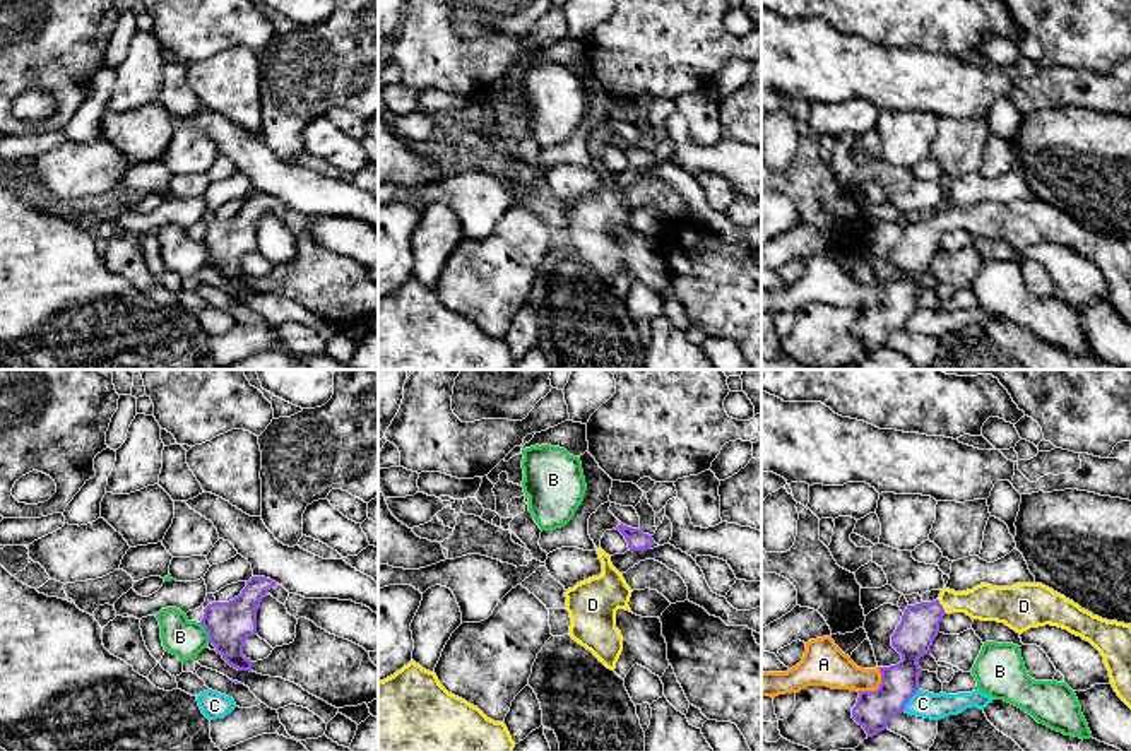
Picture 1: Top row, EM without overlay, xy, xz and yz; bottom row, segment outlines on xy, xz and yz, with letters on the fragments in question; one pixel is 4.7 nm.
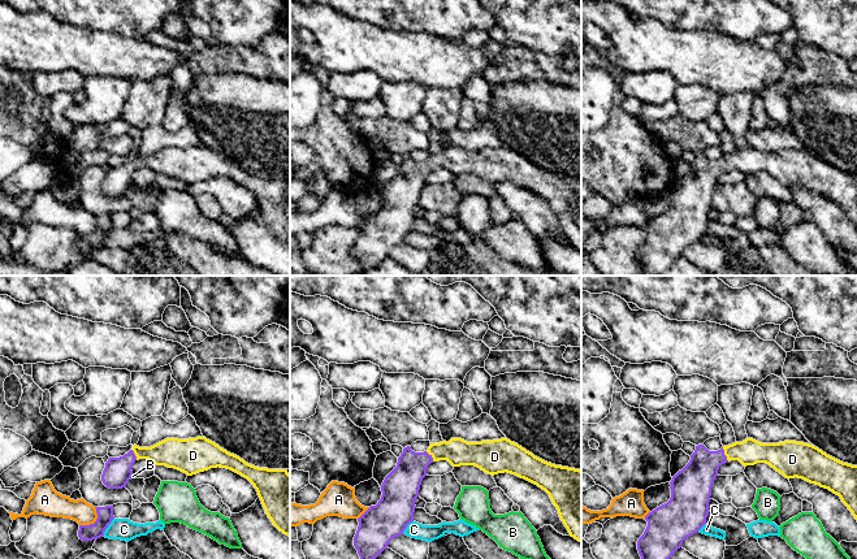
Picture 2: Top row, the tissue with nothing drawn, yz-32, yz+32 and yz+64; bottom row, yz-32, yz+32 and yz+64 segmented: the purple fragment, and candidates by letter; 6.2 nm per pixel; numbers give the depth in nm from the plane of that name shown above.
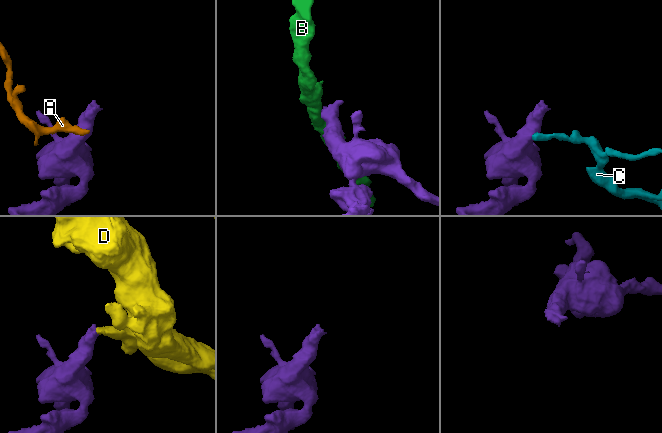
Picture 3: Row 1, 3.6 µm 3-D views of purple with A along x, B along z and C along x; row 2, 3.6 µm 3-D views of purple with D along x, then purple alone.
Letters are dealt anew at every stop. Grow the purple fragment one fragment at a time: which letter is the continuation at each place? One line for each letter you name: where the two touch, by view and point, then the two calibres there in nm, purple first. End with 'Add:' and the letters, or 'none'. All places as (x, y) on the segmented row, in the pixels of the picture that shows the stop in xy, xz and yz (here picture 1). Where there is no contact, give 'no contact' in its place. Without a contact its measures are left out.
D: contact yz (941, 606); calibres 190 and 170 nm
Add: D

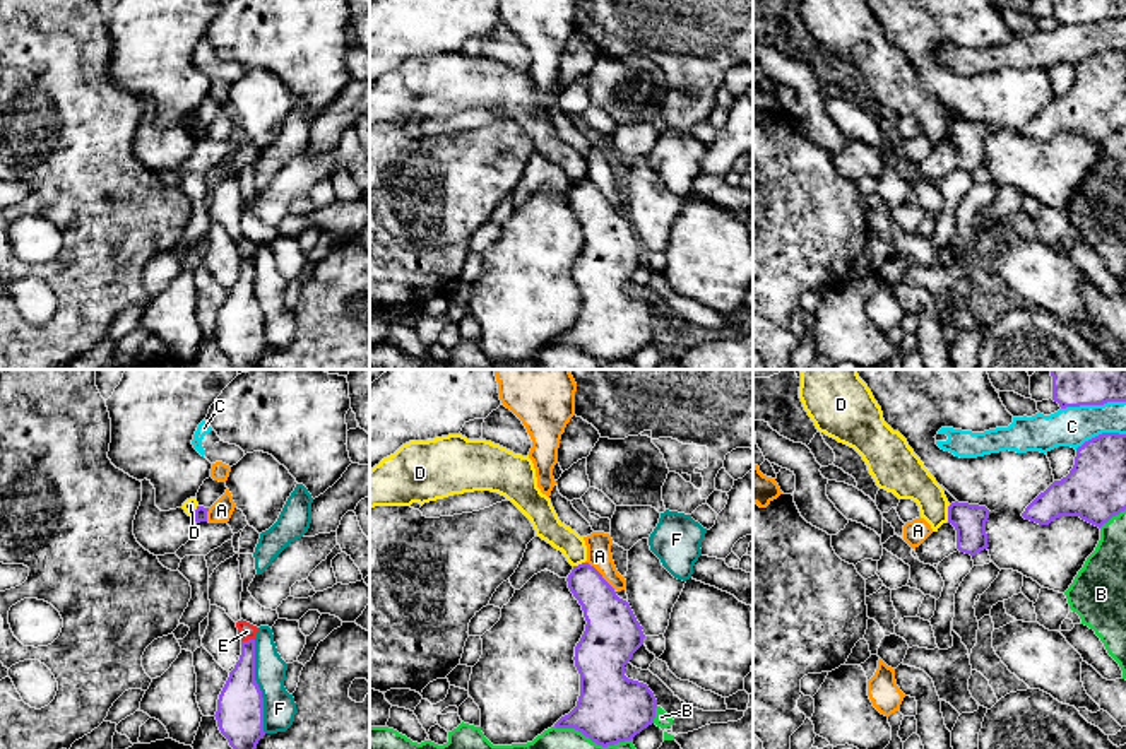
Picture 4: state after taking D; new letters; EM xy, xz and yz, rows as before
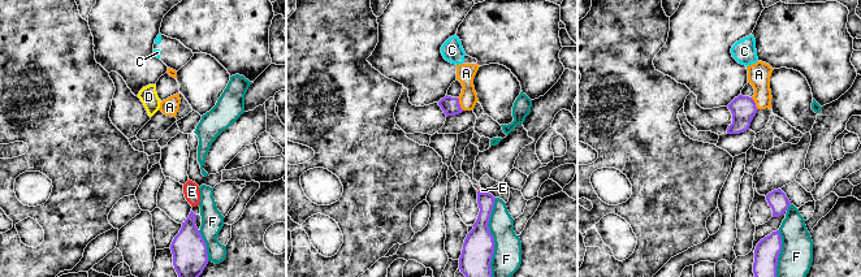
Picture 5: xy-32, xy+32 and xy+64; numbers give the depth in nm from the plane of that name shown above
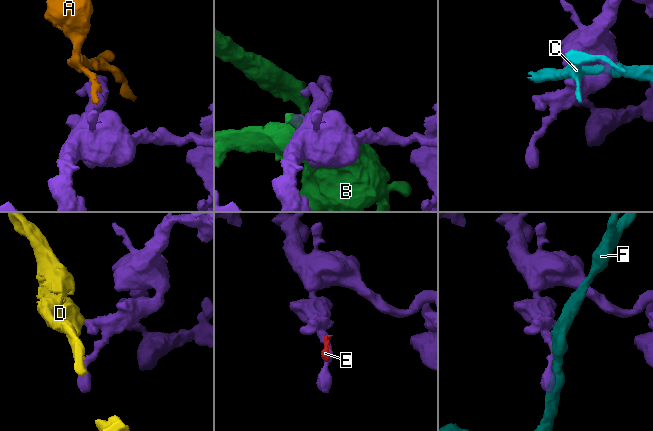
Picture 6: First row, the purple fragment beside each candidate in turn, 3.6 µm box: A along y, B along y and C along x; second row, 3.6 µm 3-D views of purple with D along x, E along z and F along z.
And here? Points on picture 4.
Add: none

